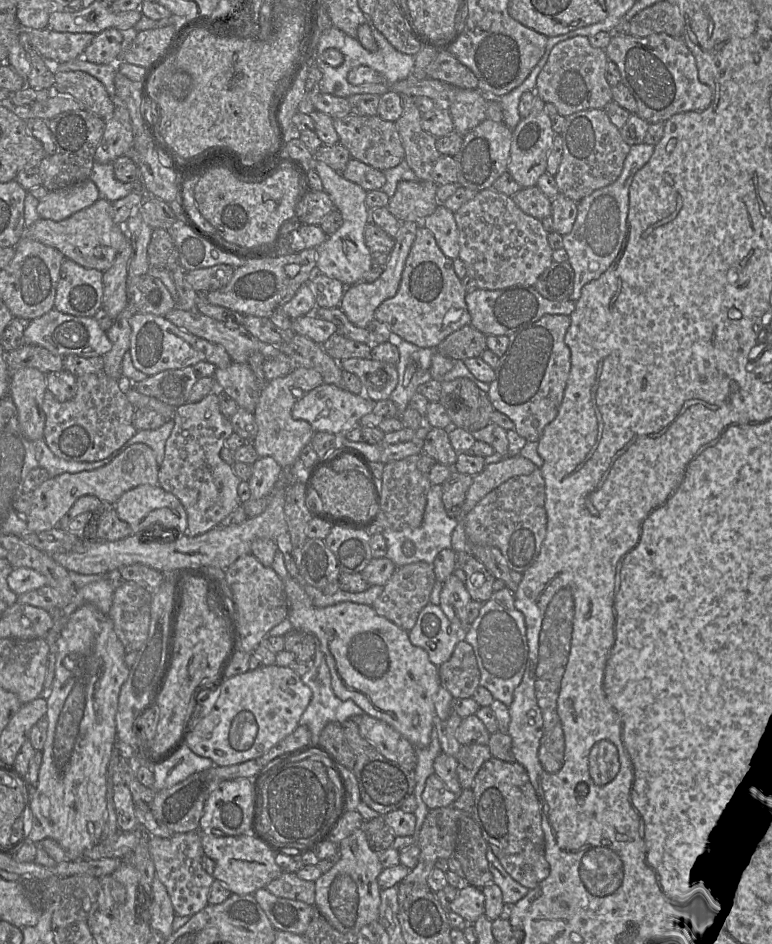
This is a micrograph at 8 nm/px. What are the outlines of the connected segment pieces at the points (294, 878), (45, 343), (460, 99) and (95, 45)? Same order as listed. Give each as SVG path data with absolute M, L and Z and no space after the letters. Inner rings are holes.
M282 872L267 884L266 889L277 897L315 905L315 882L302 880L296 873Z
M53 308L45 315L30 322L24 332L24 343L41 346L55 355L65 357L67 355L77 355L80 357L103 357L112 348L112 343L105 331L103 331L94 317L80 317L60 312Z
M452 89L448 99L448 111L454 129L463 137L483 122L486 117L487 96L479 90Z
M135 27L118 30L105 29L95 35L91 43L85 48L82 57L96 64L116 64L125 50L137 36Z

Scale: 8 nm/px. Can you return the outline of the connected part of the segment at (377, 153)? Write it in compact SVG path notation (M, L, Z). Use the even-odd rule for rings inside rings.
M350 113L333 119L333 126L339 136L339 143L348 149L353 159L381 171L394 168L405 160L405 150L395 122L383 120L378 115L358 116Z

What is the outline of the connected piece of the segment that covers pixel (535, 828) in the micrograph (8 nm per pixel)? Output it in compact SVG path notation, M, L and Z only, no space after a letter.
M491 757L485 761L472 785L474 805L469 813L506 872L529 890L537 887L550 873L545 856L541 806L525 768L515 762Z

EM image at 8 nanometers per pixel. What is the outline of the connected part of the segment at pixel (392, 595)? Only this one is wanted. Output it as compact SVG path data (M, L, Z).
M416 562L396 567L372 607L380 616L390 620L401 629L410 631L415 625L420 611L430 603L430 595L435 582L433 563Z

